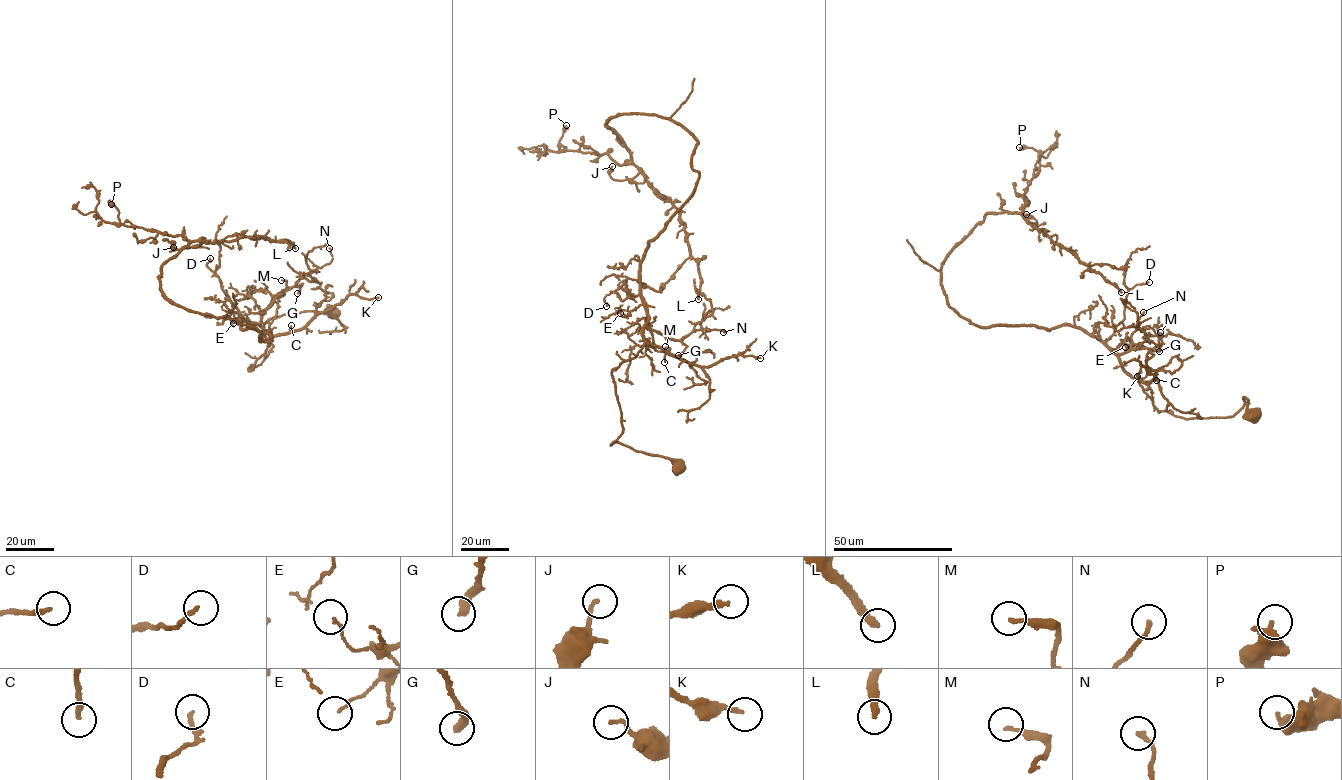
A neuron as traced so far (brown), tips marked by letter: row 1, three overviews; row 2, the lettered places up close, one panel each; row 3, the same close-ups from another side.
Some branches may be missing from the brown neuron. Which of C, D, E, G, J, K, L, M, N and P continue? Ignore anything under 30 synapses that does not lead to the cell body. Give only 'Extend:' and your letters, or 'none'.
Extend: K, L

